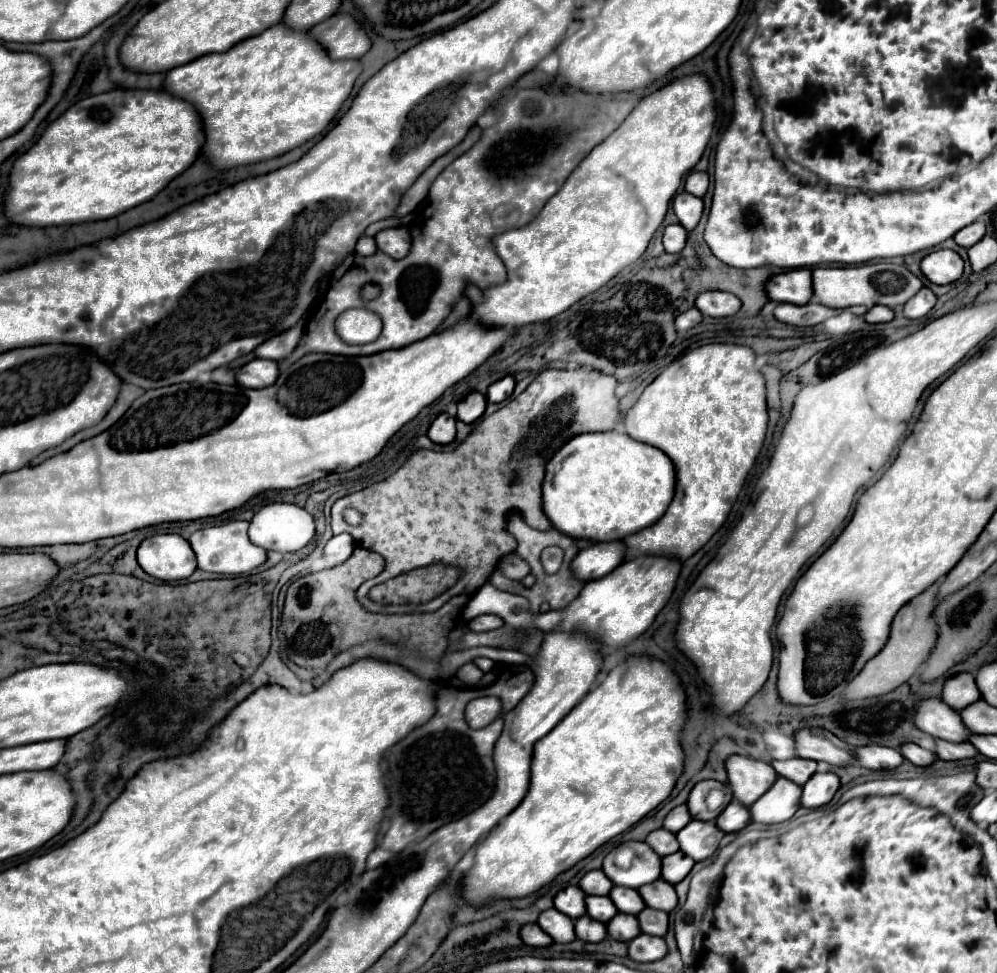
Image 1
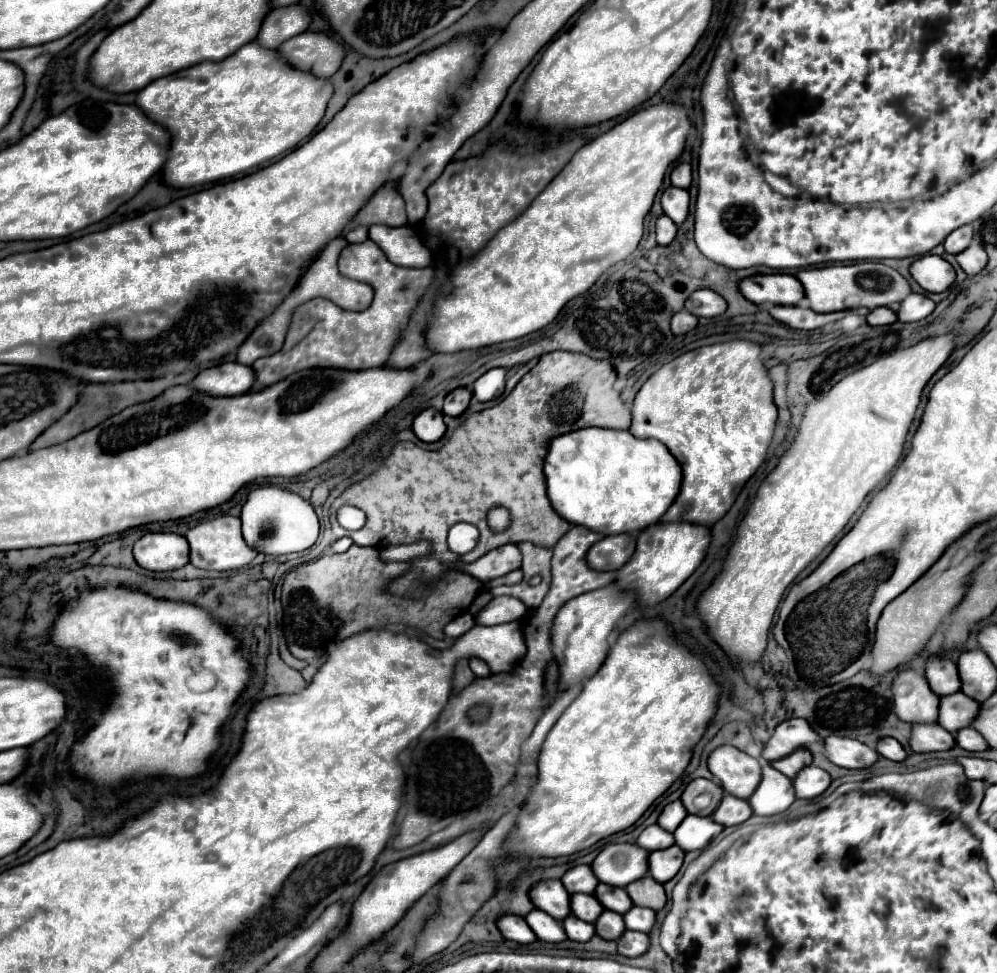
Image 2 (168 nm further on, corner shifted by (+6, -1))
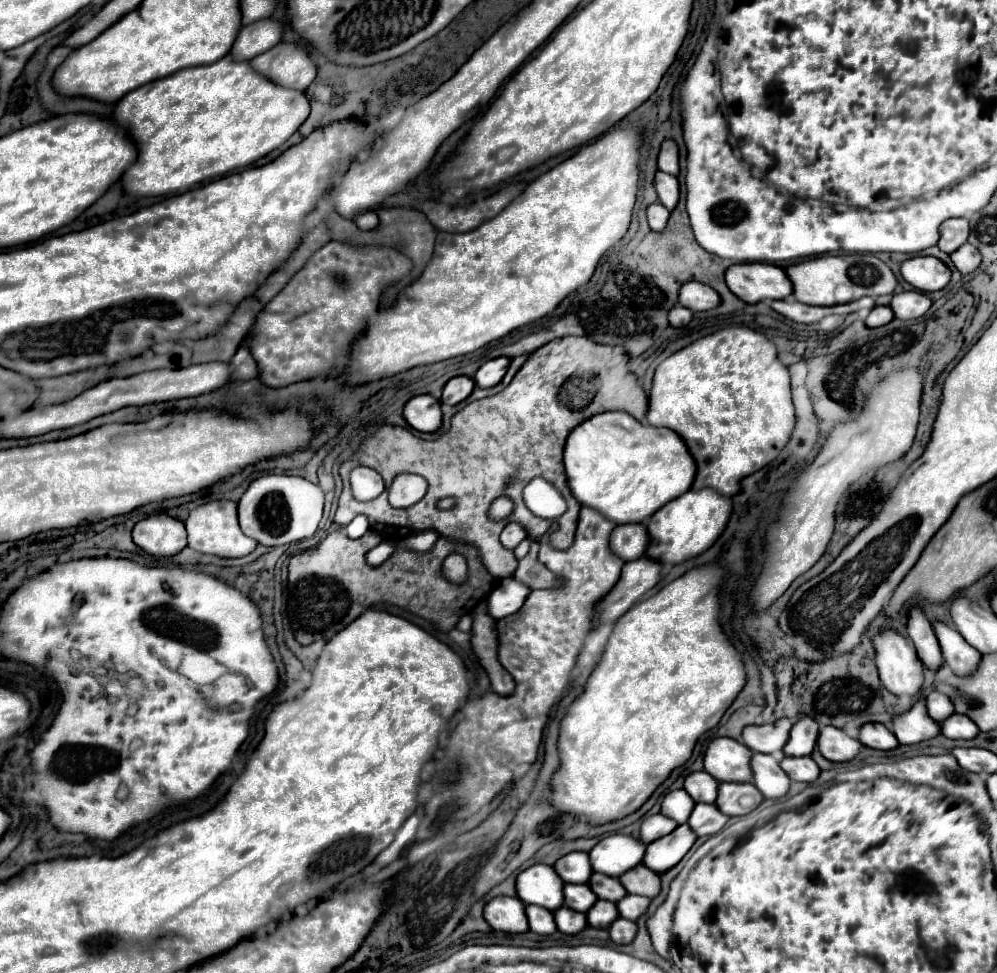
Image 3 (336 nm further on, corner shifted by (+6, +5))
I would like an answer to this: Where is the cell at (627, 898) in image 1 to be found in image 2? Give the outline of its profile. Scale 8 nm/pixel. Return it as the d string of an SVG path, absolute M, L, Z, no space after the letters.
M599 884L595 888L595 898L603 904L603 908L619 912L619 914L625 914L633 906L633 902L631 902L629 894L625 892L625 888L615 888L615 886Z

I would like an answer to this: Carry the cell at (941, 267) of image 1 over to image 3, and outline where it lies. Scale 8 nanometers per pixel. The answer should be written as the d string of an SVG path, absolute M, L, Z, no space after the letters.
M915 256L901 264L903 278L921 292L941 290L951 280L951 270L935 256Z

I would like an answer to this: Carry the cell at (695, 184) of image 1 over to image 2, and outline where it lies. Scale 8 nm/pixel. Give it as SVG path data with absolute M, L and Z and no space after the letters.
M687 162L677 164L671 170L669 178L671 178L671 184L673 186L677 186L677 188L689 188L689 184L691 184L691 166Z

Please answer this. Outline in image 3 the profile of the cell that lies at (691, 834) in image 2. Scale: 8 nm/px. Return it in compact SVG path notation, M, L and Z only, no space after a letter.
M695 804L687 824L693 828L697 836L713 836L717 834L729 818L719 812L715 804Z

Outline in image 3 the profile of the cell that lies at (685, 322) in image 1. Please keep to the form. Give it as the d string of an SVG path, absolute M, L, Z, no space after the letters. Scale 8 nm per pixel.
M675 306L669 312L669 324L675 328L687 326L691 322L691 318L693 318L693 312L689 308L683 308L683 306Z

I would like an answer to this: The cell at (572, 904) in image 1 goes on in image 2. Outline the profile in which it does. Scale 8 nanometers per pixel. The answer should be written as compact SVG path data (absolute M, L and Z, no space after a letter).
M551 878L551 880L541 880L533 884L529 890L529 898L535 904L535 908L547 912L555 920L563 920L567 918L567 914L571 914L569 894L561 884L561 880Z

